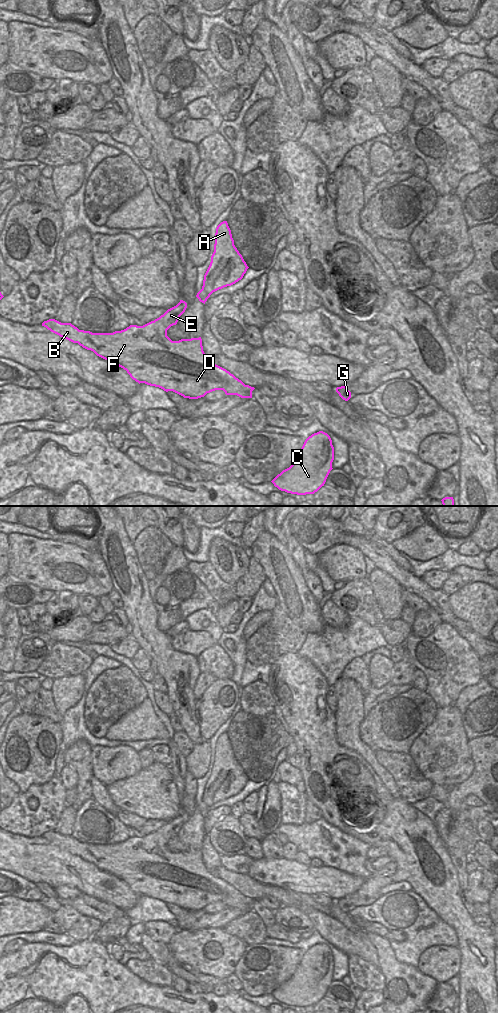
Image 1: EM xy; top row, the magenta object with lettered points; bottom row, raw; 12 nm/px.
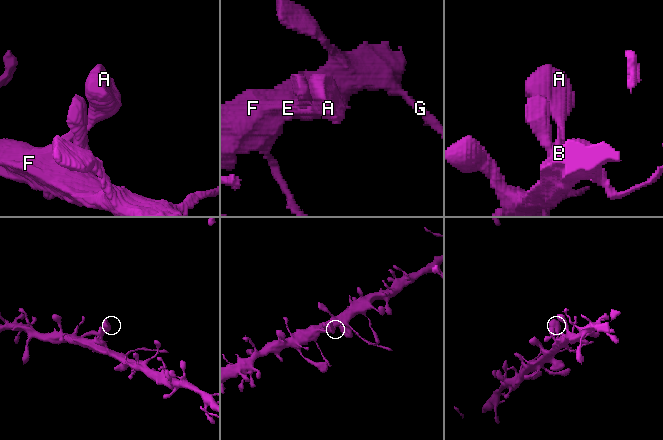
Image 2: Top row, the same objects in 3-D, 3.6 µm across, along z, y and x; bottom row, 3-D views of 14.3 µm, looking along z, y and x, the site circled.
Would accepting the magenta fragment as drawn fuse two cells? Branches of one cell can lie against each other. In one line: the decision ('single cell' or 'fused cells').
single cell

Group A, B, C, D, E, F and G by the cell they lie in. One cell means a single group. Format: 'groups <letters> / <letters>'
groups A B C D E F G

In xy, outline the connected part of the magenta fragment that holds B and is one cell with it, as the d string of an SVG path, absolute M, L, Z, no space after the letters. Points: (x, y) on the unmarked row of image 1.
M180 812L154 833L113 845L79 842L71 835L55 831L44 833L42 838L118 877L139 896L173 903L189 911L204 909L215 902L252 910L254 899L245 897L206 869L201 849L172 853L167 848L167 842L177 836L186 820L187 815Z

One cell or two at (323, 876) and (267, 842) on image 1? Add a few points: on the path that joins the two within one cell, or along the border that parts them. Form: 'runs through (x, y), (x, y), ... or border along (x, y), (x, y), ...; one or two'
border along (264, 857), (282, 858); two

